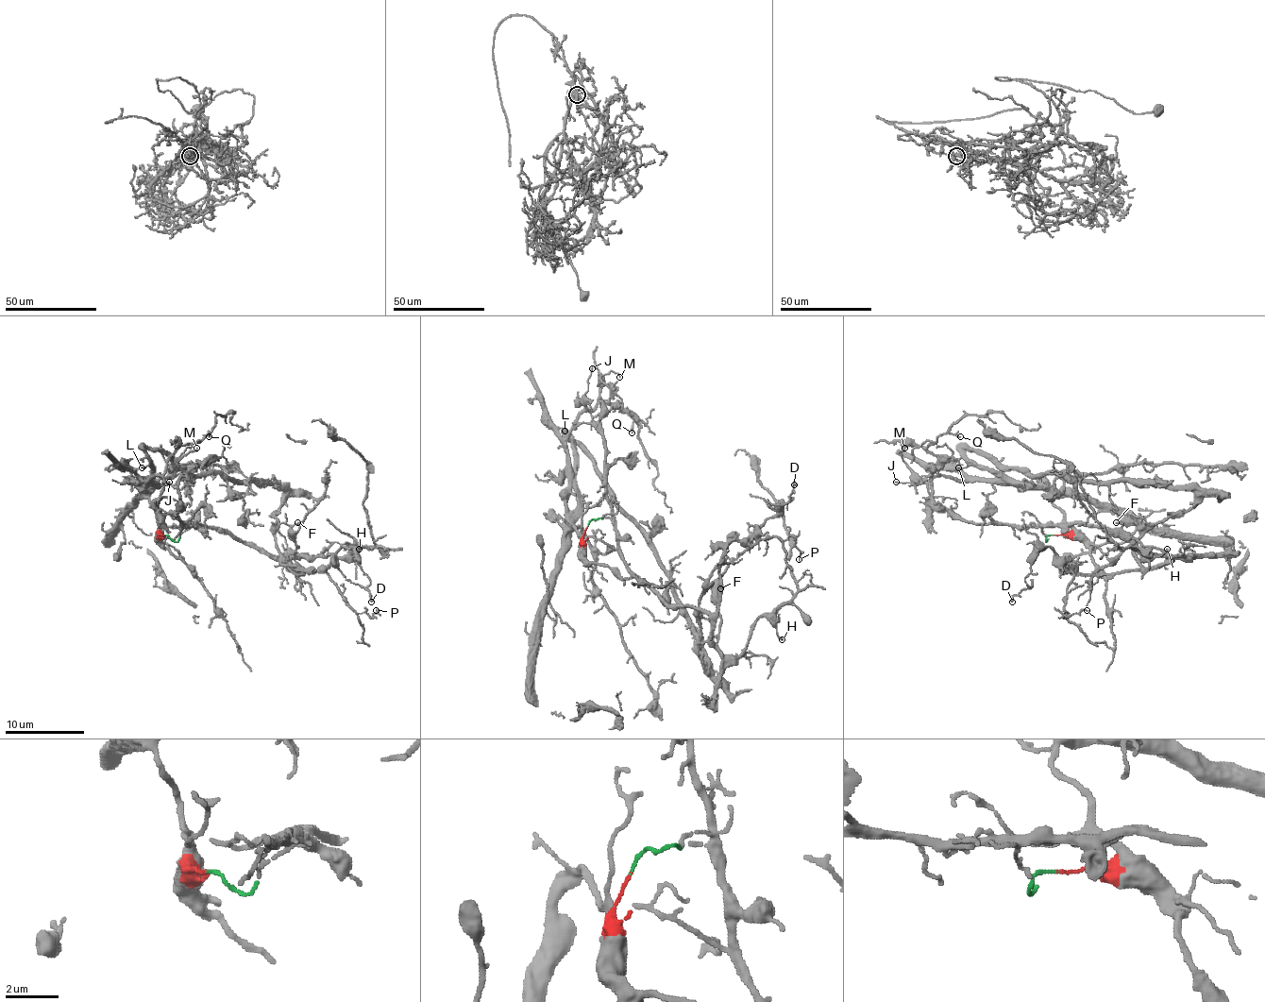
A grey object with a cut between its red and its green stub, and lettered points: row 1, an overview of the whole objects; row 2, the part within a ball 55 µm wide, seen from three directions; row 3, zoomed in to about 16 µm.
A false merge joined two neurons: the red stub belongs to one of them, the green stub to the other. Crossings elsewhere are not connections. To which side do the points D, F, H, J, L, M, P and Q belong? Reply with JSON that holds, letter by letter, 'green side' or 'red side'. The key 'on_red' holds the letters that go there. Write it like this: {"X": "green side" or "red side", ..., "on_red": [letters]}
{"D": "green side", "F": "green side", "H": "green side", "J": "red side", "L": "red side", "M": "green side", "P": "green side", "Q": "red side", "on_red": ["J", "L", "Q"]}

